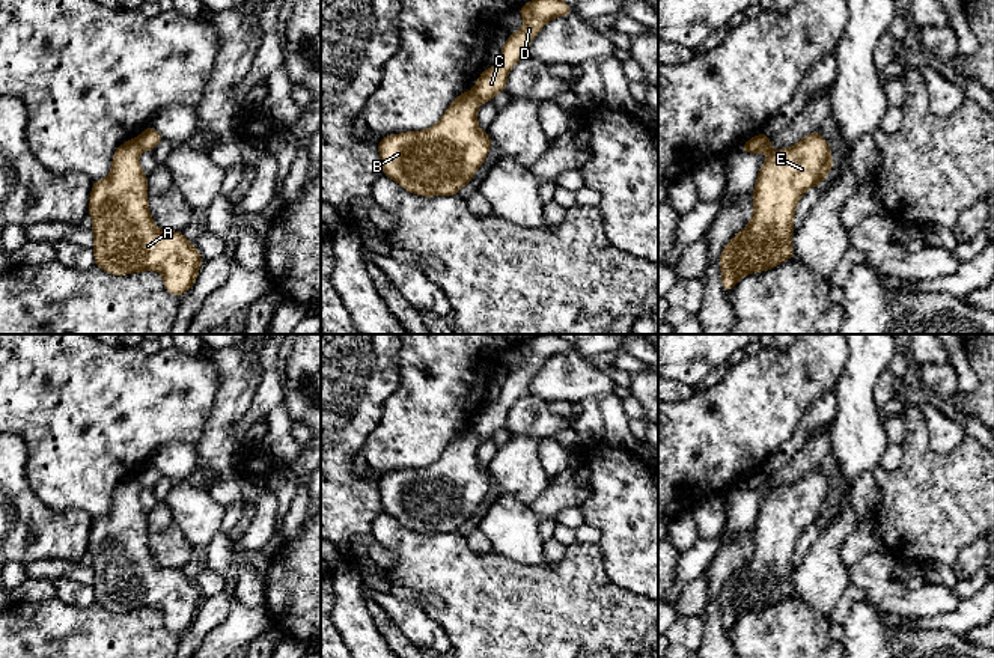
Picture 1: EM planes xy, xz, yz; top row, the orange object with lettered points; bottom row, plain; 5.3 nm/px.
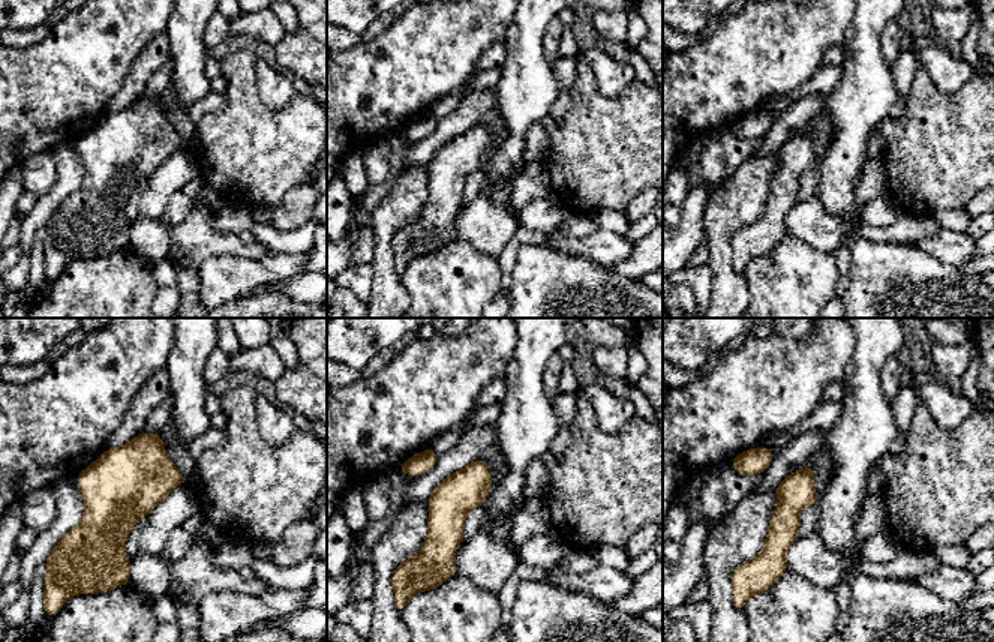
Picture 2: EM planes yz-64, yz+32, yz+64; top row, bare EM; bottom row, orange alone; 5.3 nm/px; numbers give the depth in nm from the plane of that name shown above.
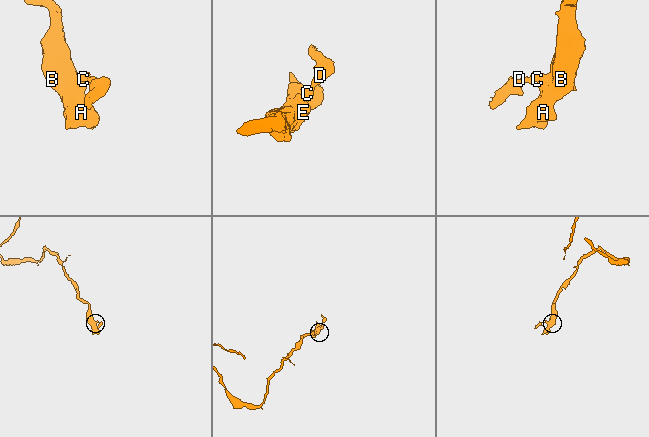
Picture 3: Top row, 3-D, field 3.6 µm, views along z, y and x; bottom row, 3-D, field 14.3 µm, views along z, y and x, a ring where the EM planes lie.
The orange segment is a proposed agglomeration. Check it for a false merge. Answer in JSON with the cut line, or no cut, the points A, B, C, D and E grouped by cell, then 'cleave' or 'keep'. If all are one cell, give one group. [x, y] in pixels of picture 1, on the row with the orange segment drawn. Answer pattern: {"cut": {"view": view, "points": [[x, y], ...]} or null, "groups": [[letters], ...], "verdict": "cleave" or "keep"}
{"cut": {"view": "xz", "points": [[472, 89], [479, 103]]}, "groups": [["A", "B", "E"], ["C", "D"]], "verdict": "cleave"}

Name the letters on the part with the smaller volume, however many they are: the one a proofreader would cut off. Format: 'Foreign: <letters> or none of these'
Foreign: C, D

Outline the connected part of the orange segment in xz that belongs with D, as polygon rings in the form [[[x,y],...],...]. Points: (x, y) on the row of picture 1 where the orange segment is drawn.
[[[532,0],[523,5],[517,12],[523,17],[524,26],[508,36],[506,44],[500,48],[500,62],[482,71],[473,87],[479,104],[491,102],[499,92],[506,90],[508,74],[518,60],[529,57],[532,39],[548,21],[571,15],[572,9],[562,0]]]

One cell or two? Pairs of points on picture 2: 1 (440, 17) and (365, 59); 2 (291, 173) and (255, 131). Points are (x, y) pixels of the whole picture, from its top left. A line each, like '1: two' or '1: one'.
1: one
2: one

